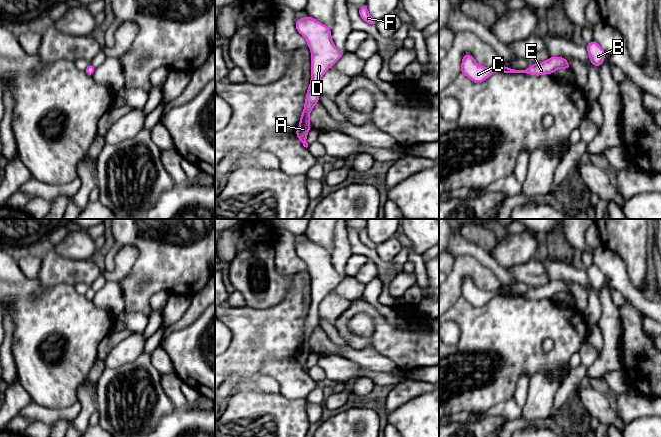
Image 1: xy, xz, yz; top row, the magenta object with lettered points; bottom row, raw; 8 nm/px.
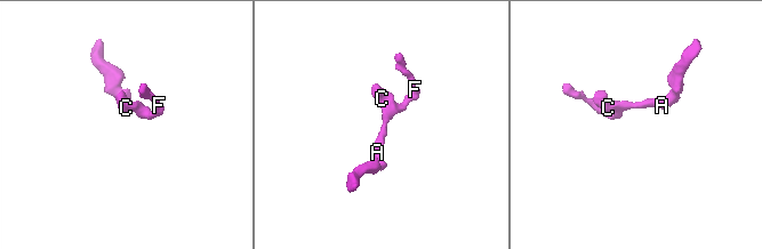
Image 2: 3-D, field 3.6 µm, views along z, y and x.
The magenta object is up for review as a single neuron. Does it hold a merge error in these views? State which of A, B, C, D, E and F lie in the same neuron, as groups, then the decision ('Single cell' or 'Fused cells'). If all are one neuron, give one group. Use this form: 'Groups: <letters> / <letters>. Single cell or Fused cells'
Groups: A B C D E F. Single cell

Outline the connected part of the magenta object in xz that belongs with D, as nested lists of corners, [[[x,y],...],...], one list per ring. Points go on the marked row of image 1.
[[[308,16],[295,22],[297,31],[306,39],[311,51],[311,81],[308,86],[304,109],[299,127],[295,134],[304,147],[308,147],[306,137],[310,128],[309,115],[319,102],[318,83],[327,70],[332,67],[345,53],[333,43],[331,28]]]

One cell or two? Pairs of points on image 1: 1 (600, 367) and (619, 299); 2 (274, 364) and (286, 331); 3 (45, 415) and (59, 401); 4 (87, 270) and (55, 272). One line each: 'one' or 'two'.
1: two
2: two
3: two
4: one

